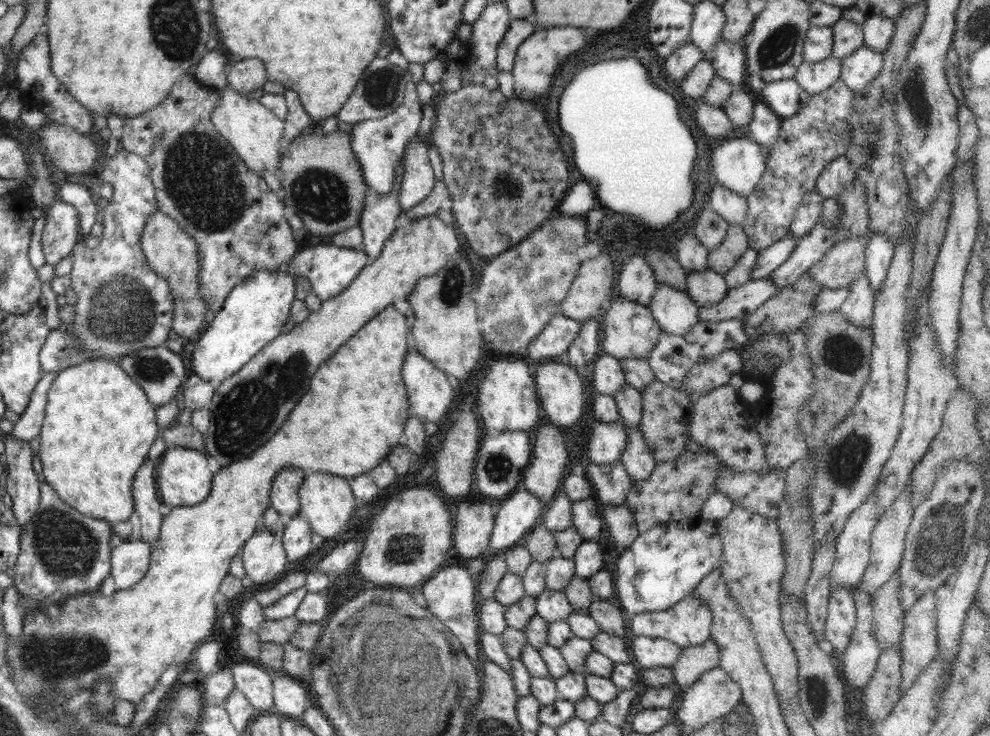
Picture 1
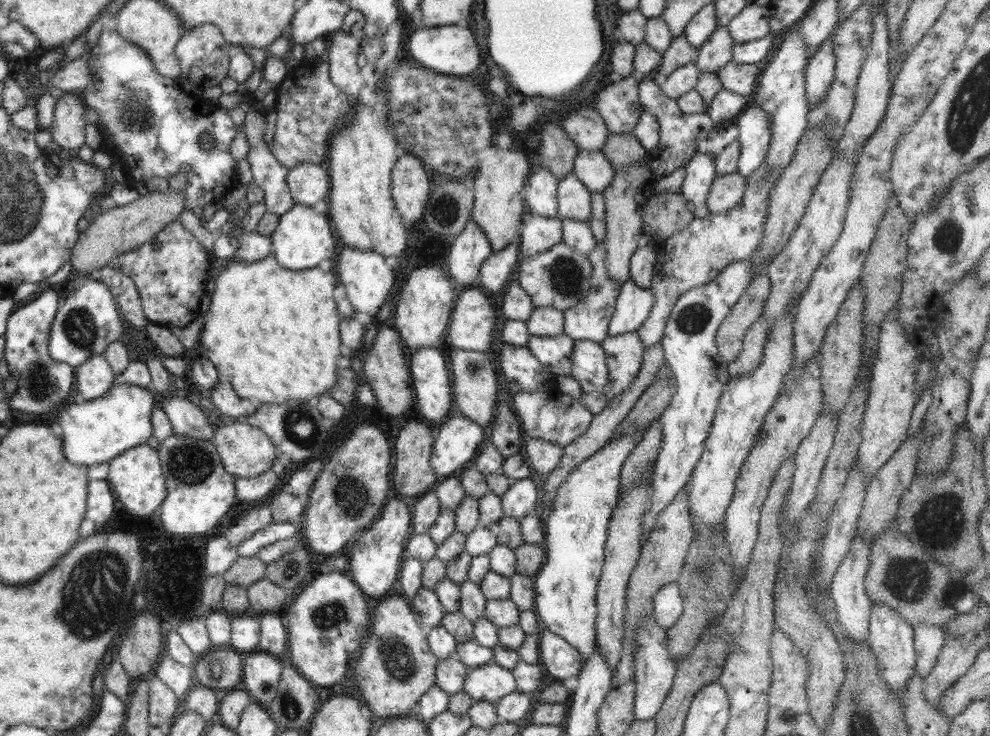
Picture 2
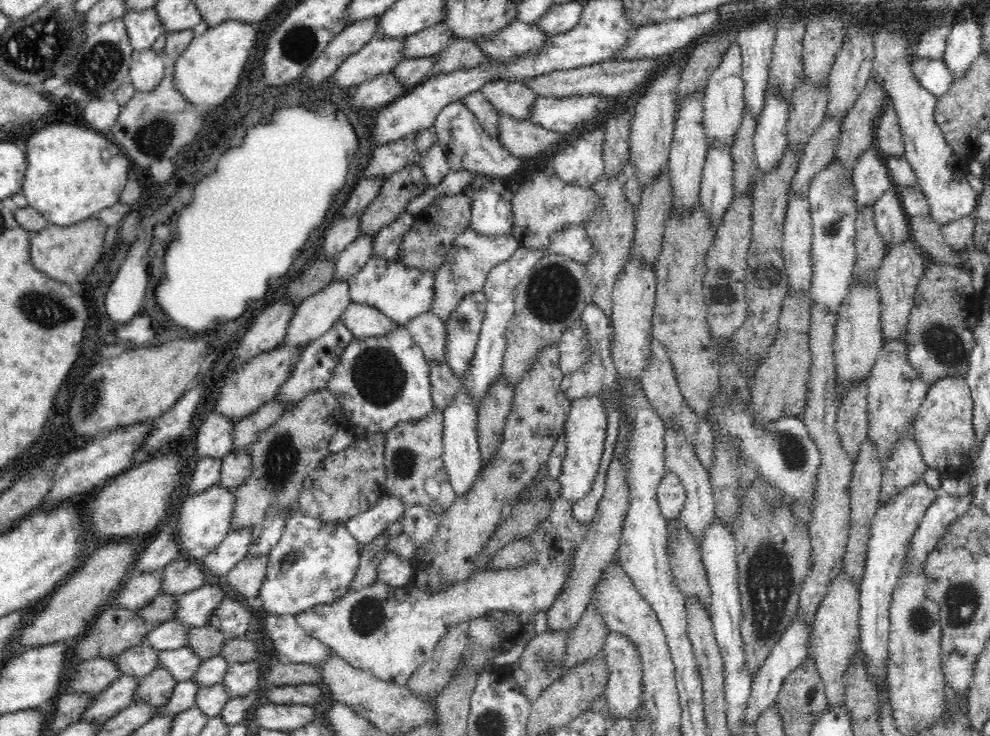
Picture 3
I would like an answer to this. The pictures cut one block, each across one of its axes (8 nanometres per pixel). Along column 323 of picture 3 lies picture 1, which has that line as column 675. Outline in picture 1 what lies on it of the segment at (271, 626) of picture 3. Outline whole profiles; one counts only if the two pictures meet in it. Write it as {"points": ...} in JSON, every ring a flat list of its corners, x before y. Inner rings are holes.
{"points":[[634,636,632,640,634,660,645,669,661,666,671,667,682,656,683,649,678,643,664,638]]}

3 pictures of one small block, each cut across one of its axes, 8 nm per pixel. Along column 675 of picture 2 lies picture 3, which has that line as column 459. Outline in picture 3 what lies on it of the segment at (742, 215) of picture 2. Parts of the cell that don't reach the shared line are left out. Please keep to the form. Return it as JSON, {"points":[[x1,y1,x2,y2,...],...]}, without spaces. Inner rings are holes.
{"points":[[470,227,460,232,452,246,448,248,444,264,435,272,434,289,435,302,432,303,431,312,439,316,443,321,450,320,452,312,456,310,456,304,460,303,464,296,481,292,488,272,497,264,508,260,520,246,512,234,500,234,500,236,484,236,474,232]]}

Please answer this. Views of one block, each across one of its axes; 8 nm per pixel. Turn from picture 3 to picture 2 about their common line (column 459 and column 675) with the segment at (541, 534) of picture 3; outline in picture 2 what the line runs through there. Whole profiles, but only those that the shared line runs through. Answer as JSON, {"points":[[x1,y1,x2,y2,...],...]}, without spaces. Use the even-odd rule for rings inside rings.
{"points":[[676,583,662,586,653,598,653,618,664,631,668,631,682,617,683,604,681,592]]}

